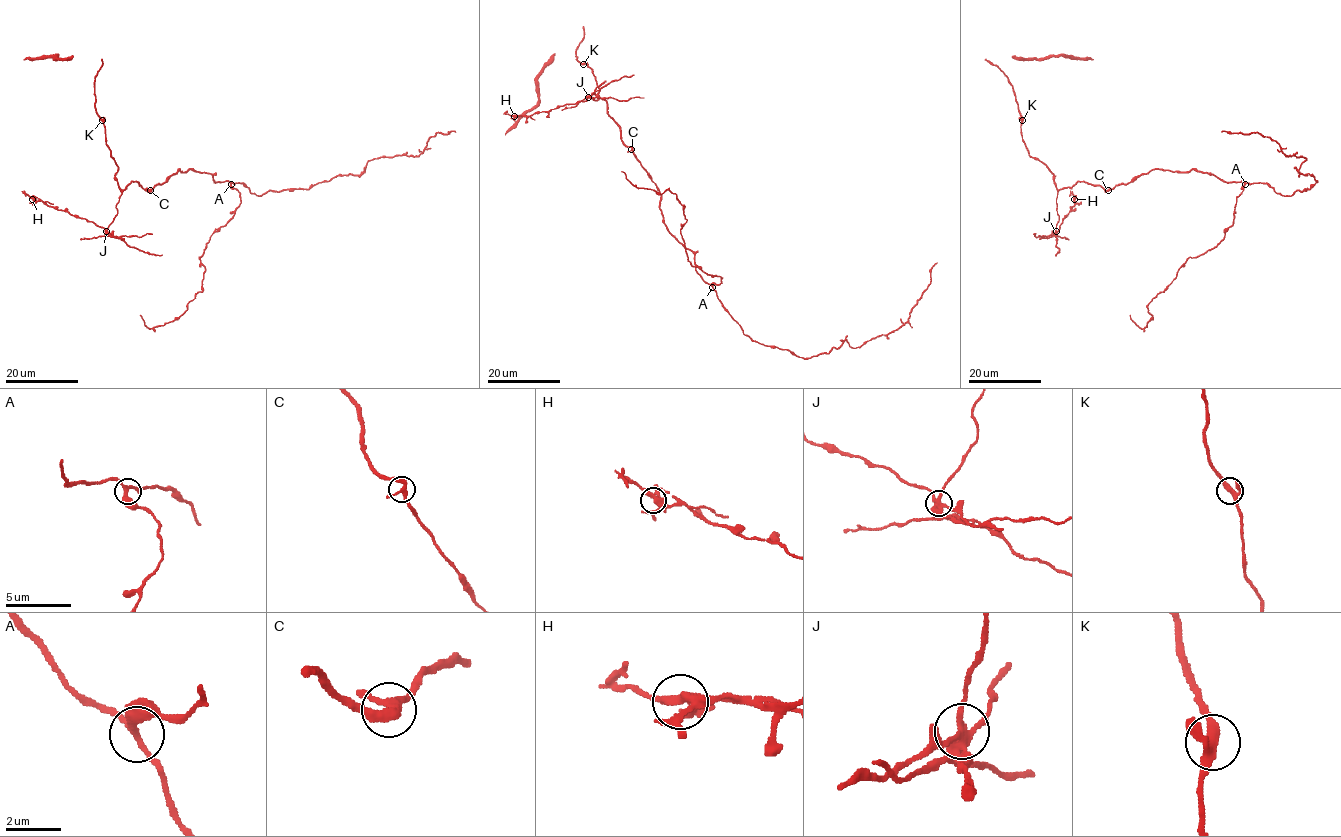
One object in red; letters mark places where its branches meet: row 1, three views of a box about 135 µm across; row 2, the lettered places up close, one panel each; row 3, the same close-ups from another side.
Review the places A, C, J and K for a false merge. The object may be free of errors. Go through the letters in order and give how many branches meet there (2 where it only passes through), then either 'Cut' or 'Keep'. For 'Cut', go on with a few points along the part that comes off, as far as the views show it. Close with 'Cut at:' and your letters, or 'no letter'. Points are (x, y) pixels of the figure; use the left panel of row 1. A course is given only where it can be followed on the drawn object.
A: Branches: 3. Keep
C: Branches: 3. Keep
J: Branches: 4. Cut. Course of the part to remove: (106, 231), (93, 222), (41, 200), (35, 201), (23, 193), (25, 196)
K: Branches: 3. Keep
Cut at: J

